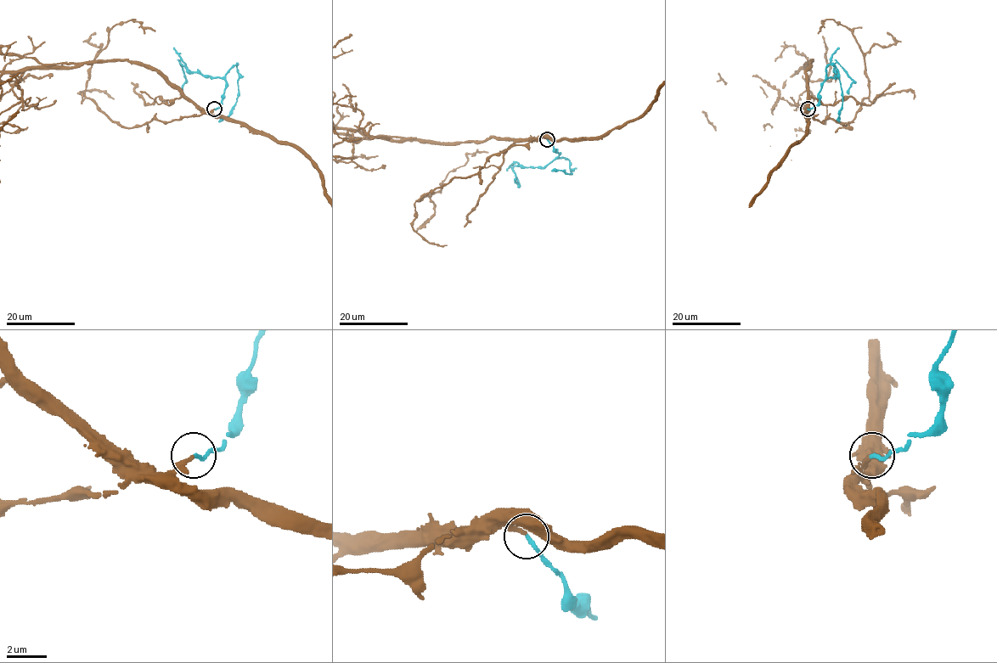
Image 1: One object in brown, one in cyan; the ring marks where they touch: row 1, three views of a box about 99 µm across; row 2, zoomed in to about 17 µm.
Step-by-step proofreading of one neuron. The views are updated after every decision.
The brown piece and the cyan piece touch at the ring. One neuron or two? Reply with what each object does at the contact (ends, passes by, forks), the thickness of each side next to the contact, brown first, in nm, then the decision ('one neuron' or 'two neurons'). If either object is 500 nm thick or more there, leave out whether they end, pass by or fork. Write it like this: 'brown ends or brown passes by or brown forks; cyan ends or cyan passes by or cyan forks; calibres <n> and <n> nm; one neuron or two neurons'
brown ends; cyan ends; calibres 180 and 180 nm; one neuron

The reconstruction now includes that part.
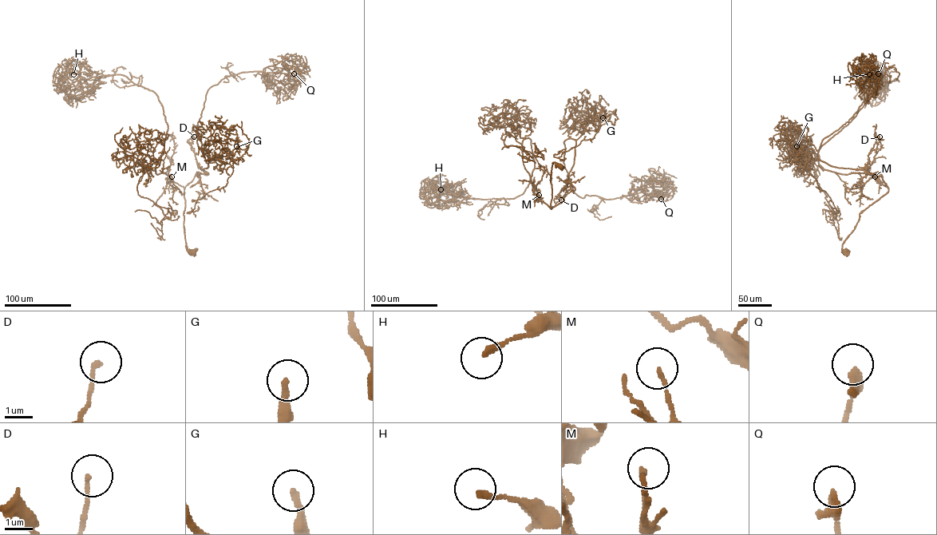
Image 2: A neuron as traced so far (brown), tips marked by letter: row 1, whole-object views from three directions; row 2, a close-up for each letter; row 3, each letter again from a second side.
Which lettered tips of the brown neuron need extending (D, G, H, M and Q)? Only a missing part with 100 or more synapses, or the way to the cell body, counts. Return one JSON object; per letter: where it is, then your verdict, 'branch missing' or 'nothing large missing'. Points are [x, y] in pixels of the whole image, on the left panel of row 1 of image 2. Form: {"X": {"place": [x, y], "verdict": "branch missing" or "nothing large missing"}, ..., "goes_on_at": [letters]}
{"D": {"place": [194, 136], "verdict": "nothing large missing"}, "G": {"place": [236, 146], "verdict": "branch missing"}, "H": {"place": [73, 74], "verdict": "nothing large missing"}, "M": {"place": [171, 176], "verdict": "nothing large missing"}, "Q": {"place": [294, 73], "verdict": "nothing large missing"}, "goes_on_at": ["G"]}

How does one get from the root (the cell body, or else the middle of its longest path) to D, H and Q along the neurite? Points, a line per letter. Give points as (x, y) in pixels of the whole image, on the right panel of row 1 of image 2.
D: (845, 253), (843, 243), (859, 214), (888, 191), (879, 172), (865, 172), (868, 154), (882, 140), (879, 136)
H: (845, 253), (859, 214), (888, 188), (869, 173), (824, 169), (817, 152), (878, 89), (874, 60), (869, 74)
Q: (845, 253), (859, 214), (888, 188), (818, 150), (878, 73)

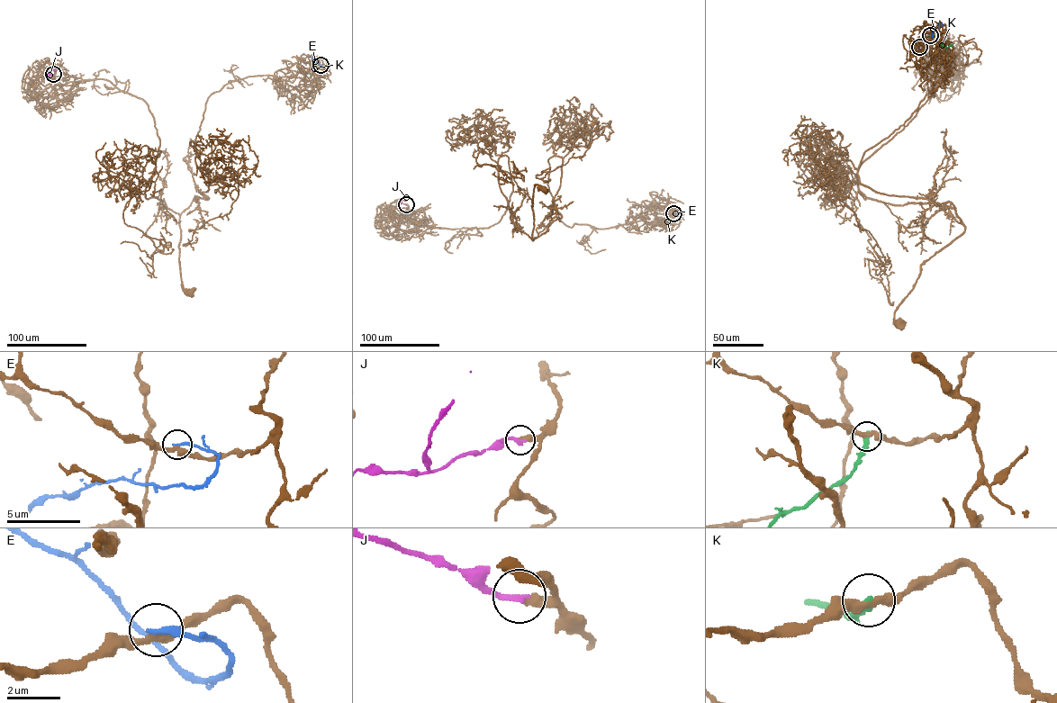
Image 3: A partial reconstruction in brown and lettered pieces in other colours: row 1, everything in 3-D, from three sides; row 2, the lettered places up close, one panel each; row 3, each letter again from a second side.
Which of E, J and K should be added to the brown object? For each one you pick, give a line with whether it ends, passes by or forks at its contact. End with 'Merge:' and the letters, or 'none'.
J: it ends
Merge: J

